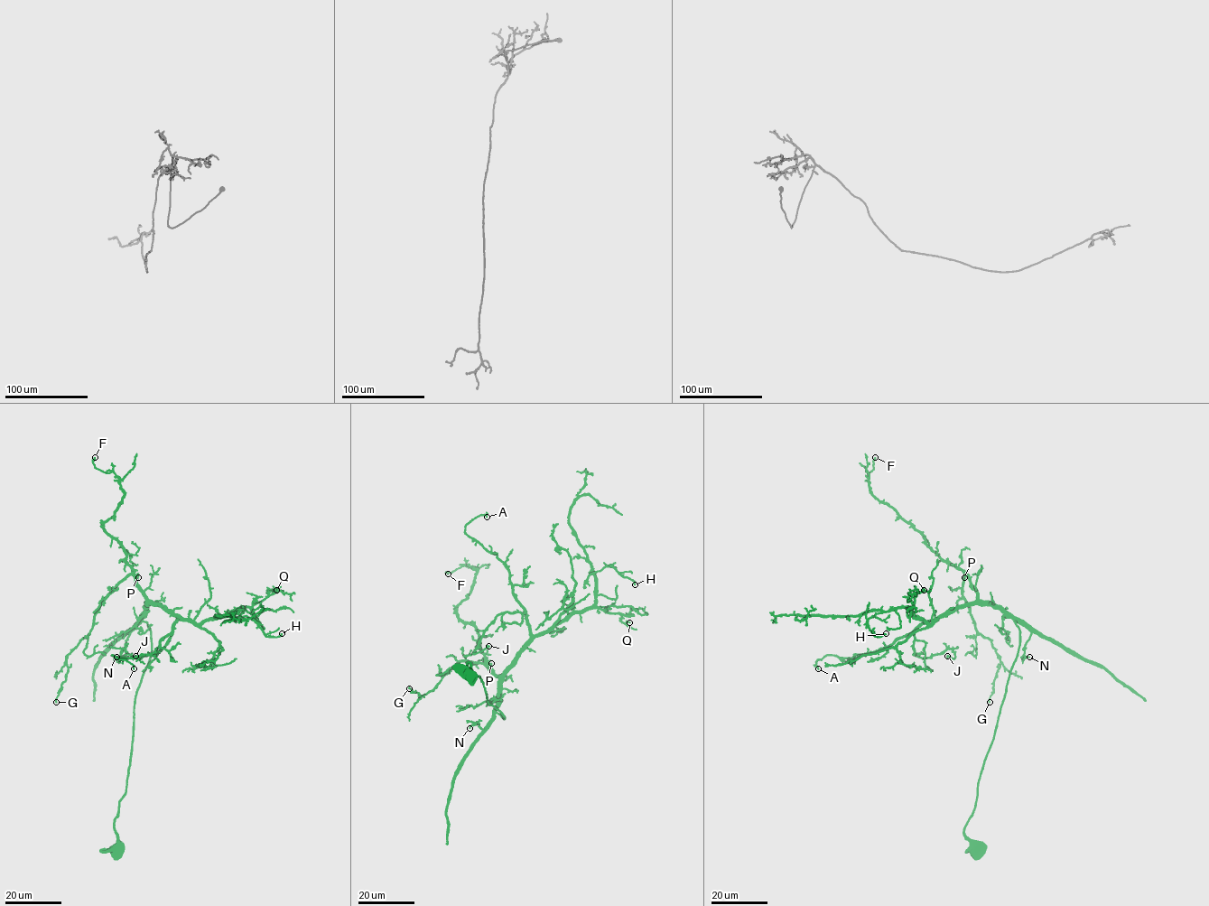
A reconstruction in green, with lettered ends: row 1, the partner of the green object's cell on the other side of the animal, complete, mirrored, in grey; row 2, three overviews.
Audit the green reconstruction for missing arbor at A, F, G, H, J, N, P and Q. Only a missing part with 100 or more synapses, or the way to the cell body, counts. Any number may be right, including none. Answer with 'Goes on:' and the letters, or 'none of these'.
Goes on: none of these

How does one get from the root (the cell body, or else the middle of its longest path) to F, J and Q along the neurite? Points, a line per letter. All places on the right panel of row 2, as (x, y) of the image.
F: (976, 851), (964, 828), (1019, 630), (999, 609), (983, 603), (962, 570), (872, 494), (867, 471), (875, 457)
J: (976, 851), (964, 828), (1018, 628), (991, 605), (954, 608), (915, 633), (915, 656), (947, 656)
Q: (976, 851), (964, 828), (1019, 630), (987, 605), (958, 605), (930, 624), (917, 619), (908, 608), (924, 590)

